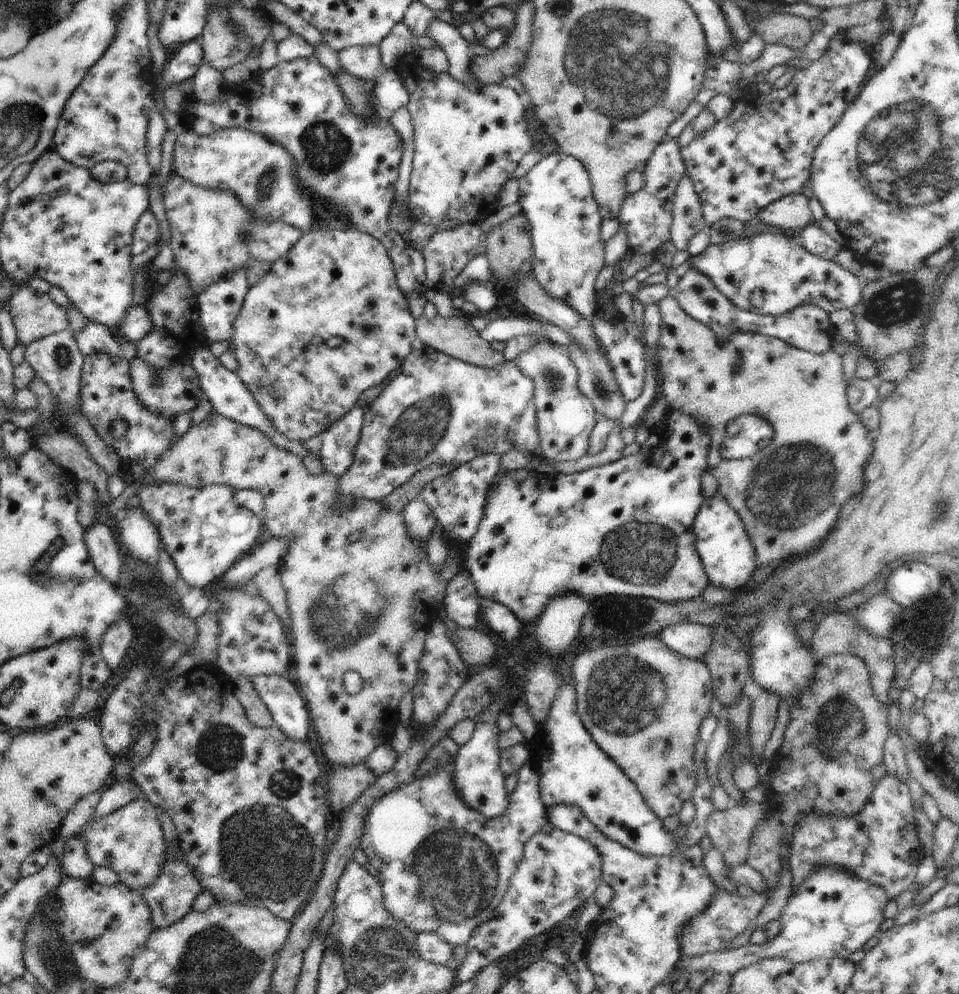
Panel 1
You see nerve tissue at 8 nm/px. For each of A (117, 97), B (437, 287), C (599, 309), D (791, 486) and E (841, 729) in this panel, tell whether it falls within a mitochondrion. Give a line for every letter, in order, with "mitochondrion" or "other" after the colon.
A: other
B: other
C: other
D: mitochondrion
E: mitochondrion

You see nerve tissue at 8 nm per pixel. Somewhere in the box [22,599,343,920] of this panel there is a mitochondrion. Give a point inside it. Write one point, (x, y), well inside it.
(270, 855)

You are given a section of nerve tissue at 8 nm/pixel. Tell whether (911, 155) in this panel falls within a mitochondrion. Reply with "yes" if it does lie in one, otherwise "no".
yes

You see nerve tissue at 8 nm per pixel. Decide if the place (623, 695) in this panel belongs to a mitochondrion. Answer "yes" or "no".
yes

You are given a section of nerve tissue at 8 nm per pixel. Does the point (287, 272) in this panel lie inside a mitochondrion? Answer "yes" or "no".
no

